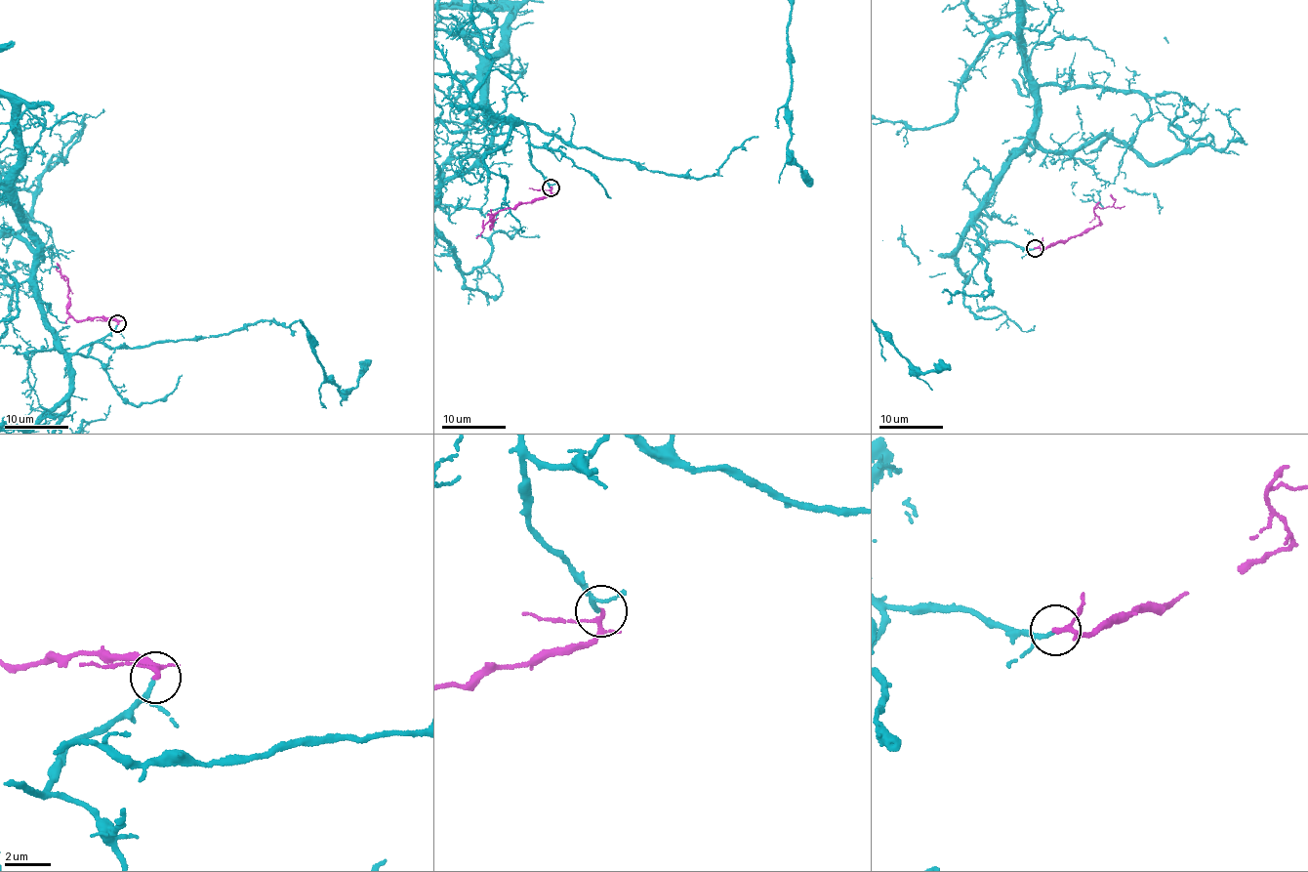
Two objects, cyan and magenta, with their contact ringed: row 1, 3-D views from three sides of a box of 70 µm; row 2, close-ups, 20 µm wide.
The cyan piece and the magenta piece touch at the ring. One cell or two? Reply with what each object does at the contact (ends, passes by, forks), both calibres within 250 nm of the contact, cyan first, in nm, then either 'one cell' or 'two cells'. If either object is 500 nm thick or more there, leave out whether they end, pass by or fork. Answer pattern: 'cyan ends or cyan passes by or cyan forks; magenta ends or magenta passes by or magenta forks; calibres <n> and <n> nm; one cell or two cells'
cyan ends; magenta forks; calibres 160 and 130 nm; one cell

